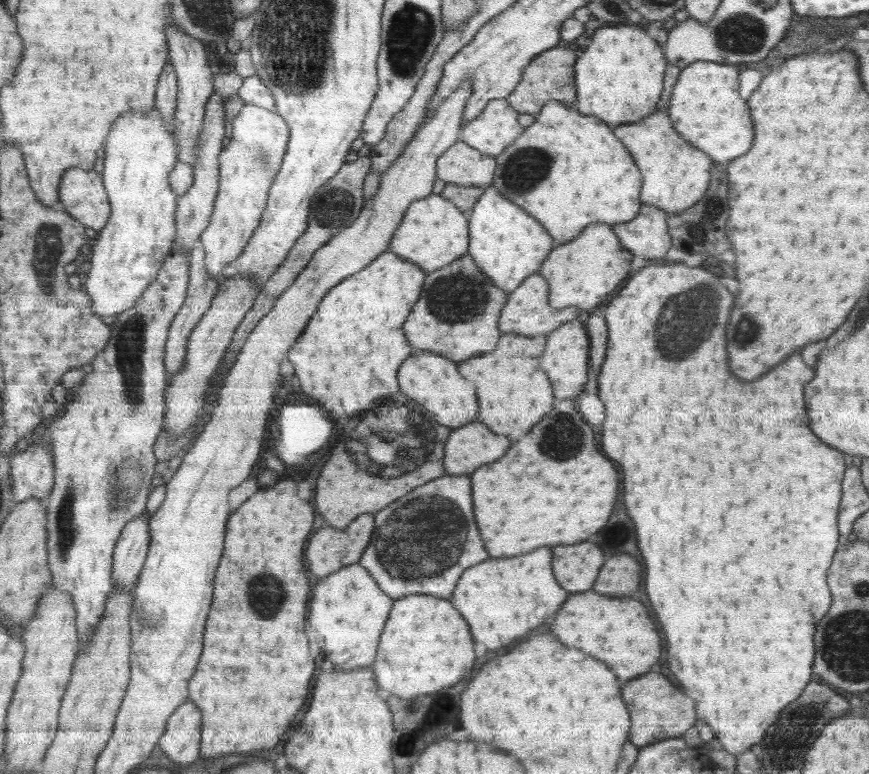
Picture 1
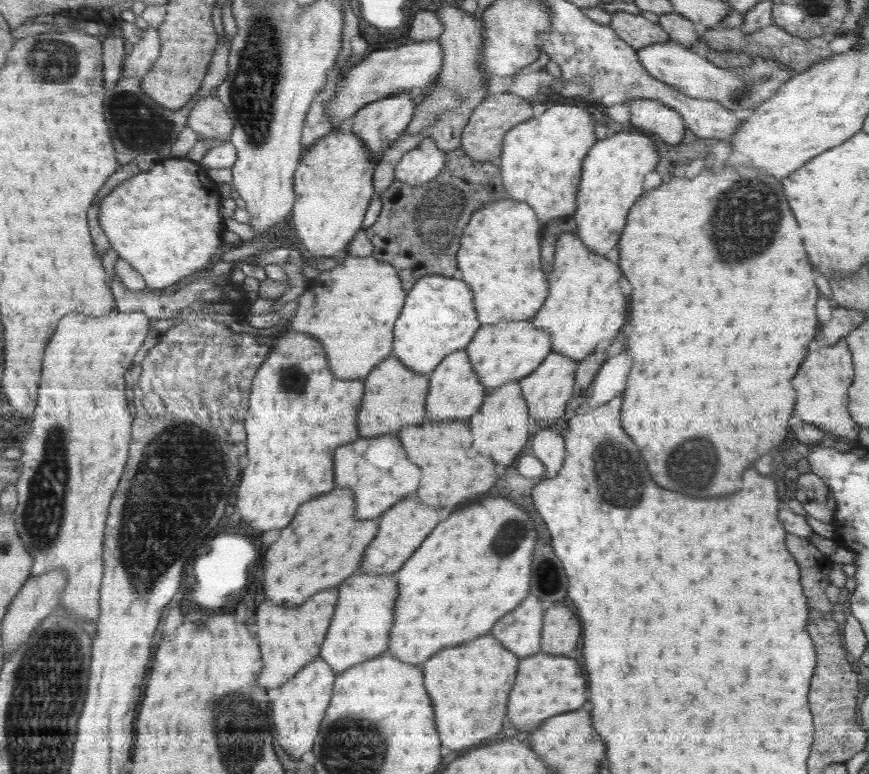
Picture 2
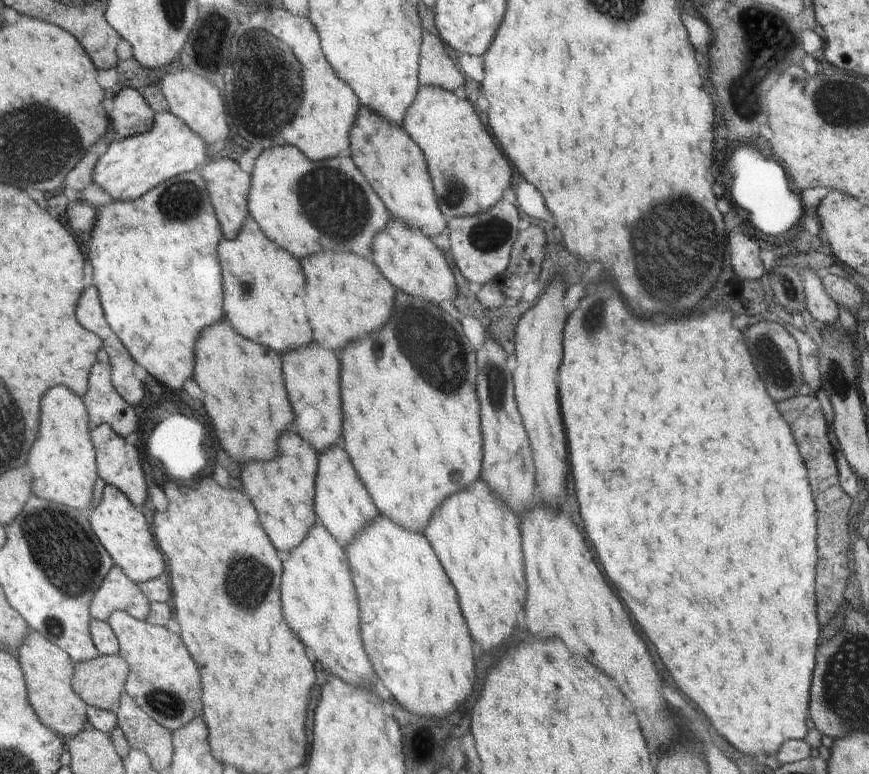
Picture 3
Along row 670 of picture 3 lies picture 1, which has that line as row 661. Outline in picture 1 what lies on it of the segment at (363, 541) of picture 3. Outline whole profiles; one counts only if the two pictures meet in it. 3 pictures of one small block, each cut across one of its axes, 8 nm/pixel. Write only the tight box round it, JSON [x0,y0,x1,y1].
[374,594,474,700]

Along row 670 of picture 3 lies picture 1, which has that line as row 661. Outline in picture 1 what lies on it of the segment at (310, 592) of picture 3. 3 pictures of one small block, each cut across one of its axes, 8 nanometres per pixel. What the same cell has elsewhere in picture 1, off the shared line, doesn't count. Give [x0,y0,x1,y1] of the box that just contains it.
[308,565,393,670]

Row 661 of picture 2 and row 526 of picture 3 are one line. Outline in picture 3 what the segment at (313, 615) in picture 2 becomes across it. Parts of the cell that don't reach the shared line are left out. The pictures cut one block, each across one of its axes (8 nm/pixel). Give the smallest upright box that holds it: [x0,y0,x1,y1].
[242,432,319,554]

